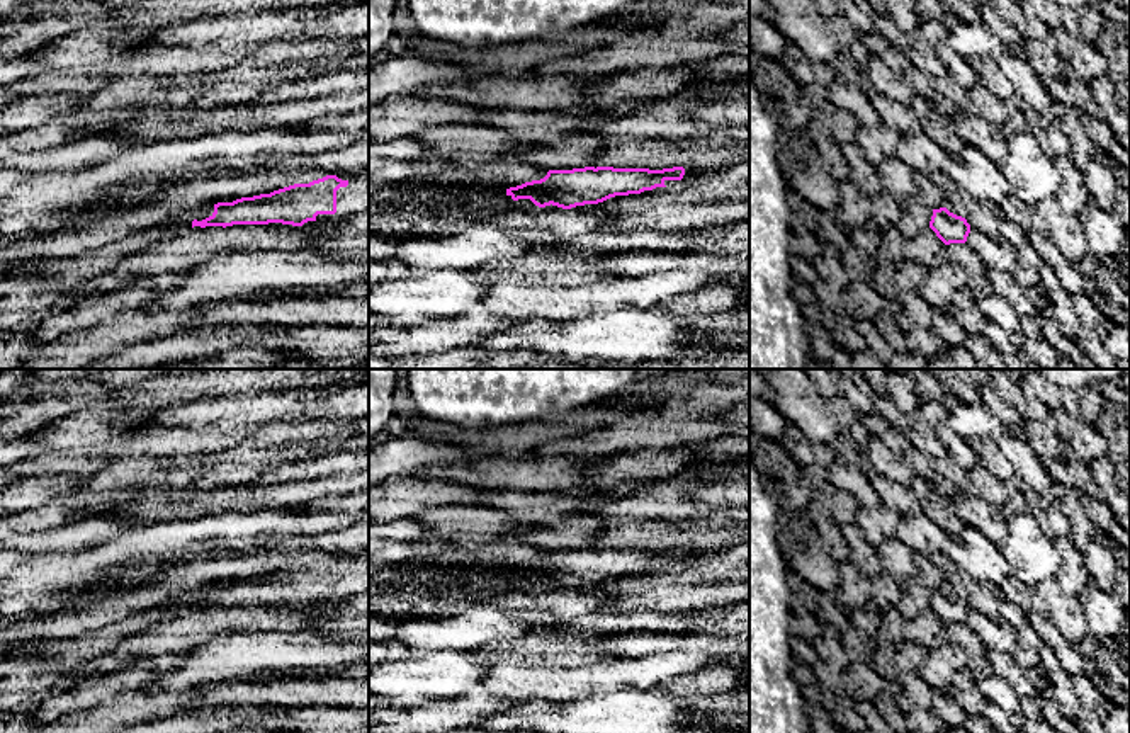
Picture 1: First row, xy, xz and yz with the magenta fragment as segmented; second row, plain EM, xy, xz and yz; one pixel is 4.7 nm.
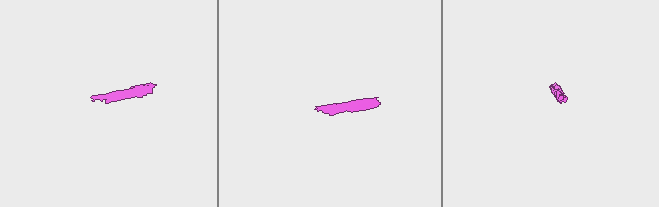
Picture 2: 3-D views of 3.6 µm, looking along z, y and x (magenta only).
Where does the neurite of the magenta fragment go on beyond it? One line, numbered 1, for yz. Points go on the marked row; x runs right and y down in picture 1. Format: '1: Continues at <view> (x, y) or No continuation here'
1: No continuation here

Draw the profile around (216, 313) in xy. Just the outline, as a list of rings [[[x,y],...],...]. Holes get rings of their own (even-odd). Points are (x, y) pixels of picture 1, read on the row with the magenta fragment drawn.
[[[306,296],[211,301],[195,328],[214,327],[369,327],[369,298]]]

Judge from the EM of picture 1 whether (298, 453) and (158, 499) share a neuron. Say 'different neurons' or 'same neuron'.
different neurons

